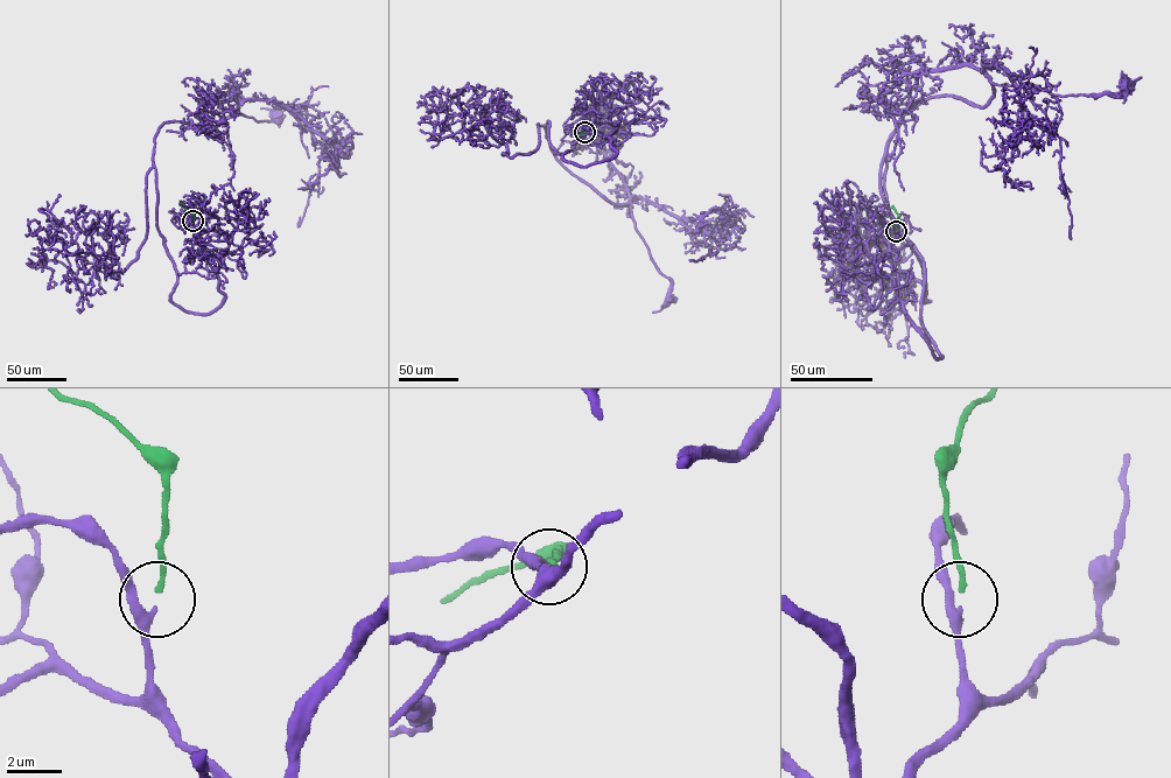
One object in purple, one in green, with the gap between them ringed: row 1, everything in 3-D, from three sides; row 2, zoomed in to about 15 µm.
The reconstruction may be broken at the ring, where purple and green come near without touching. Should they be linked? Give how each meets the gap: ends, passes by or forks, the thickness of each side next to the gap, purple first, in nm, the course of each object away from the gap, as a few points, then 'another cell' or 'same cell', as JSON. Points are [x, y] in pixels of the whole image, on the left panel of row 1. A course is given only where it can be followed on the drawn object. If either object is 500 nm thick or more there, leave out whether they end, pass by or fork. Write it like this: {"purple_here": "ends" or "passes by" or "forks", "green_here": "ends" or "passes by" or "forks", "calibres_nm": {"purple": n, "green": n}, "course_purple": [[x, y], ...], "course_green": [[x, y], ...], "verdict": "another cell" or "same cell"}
{"purple_here": "passes by", "green_here": "ends", "calibres_nm": {"purple": 280, "green": 200}, "course_purple": [[193, 221], [224, 295], [207, 314], [170, 300], [154, 138], [166, 123], [277, 114]], "course_green": [[193, 219], [194, 215], [180, 202]], "verdict": "same cell"}

